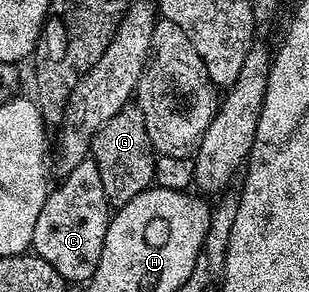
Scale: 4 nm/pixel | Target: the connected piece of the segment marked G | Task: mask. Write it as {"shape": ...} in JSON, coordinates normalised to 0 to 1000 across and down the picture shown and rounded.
{"shape":[[[421,349],[340,421],[307,459],[294,541],[320,568],[320,610],[333,610],[333,651],[356,702],[388,705],[437,678],[456,654],[476,654],[498,627],[495,490],[476,459],[476,418],[463,418],[463,377]]]}

